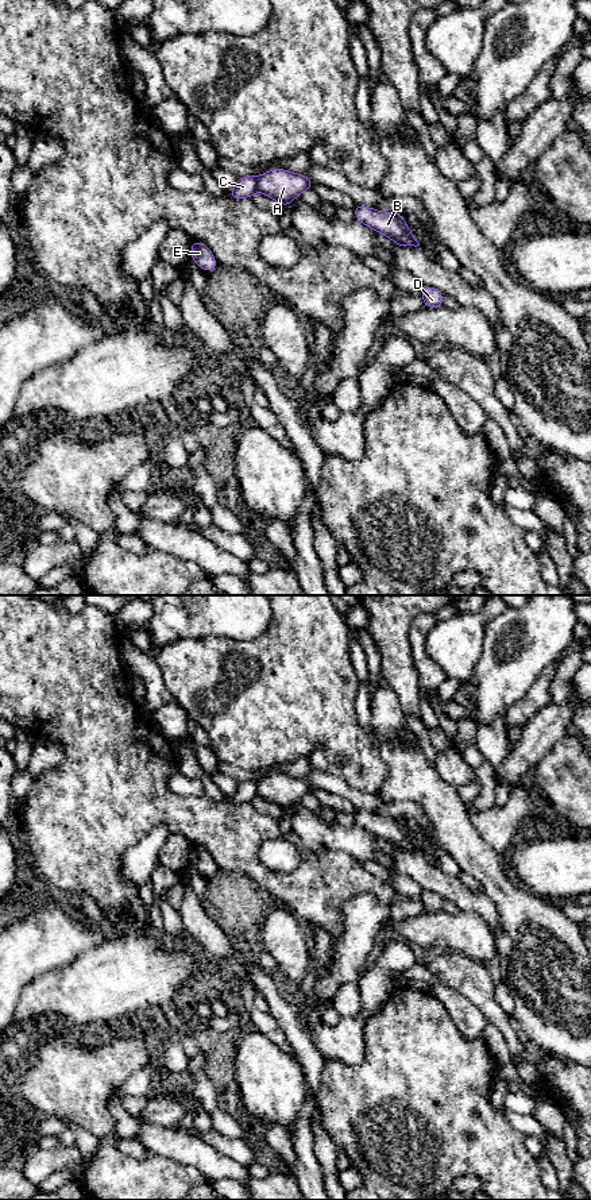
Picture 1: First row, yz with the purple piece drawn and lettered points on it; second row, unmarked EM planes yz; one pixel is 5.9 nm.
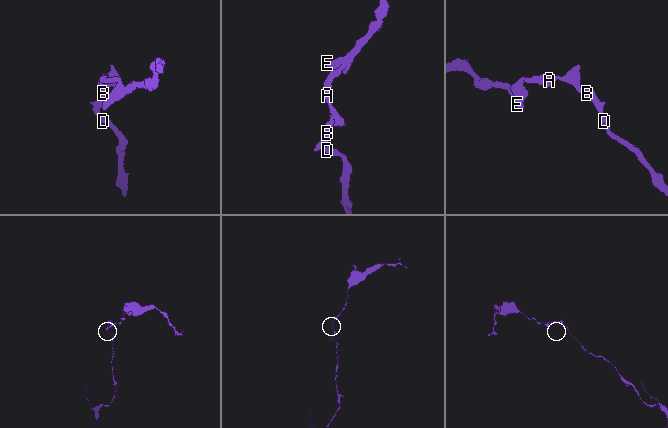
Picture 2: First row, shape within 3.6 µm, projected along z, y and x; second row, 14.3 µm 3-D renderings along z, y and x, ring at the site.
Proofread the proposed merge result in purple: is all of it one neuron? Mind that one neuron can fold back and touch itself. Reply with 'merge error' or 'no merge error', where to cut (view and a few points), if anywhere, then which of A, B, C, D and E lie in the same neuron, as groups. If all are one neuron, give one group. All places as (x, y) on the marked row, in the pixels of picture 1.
merge error | yz (255, 177), (258, 188) | A B D / C E

